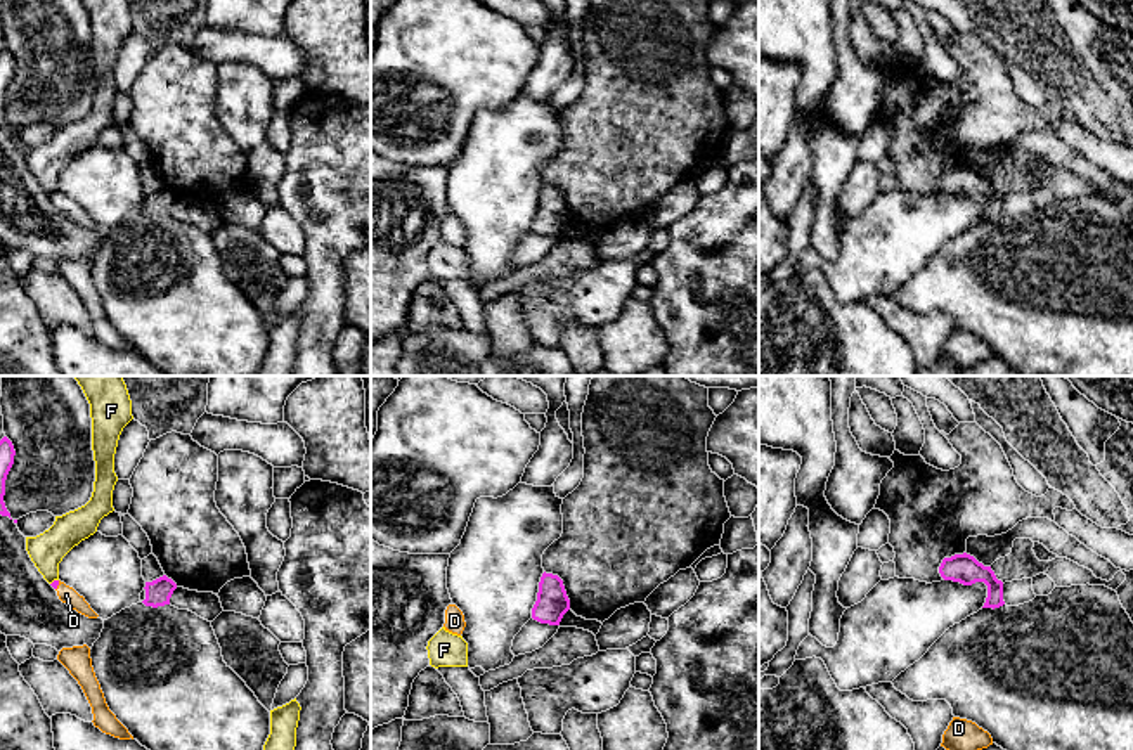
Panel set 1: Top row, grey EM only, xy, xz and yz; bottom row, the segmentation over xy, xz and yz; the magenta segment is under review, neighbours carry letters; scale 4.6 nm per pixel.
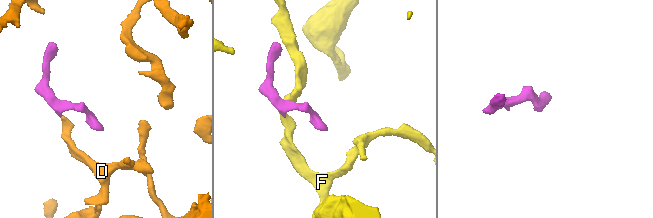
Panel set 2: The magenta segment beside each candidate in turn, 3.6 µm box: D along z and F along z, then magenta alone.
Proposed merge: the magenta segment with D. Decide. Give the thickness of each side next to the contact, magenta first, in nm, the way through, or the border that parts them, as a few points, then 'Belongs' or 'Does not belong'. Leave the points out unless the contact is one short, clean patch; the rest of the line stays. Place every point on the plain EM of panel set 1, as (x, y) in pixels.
Thickness 40 nm (magenta) against 80 nm. Path across: xy (54, 196), (58, 196), (66, 206). Belongs

